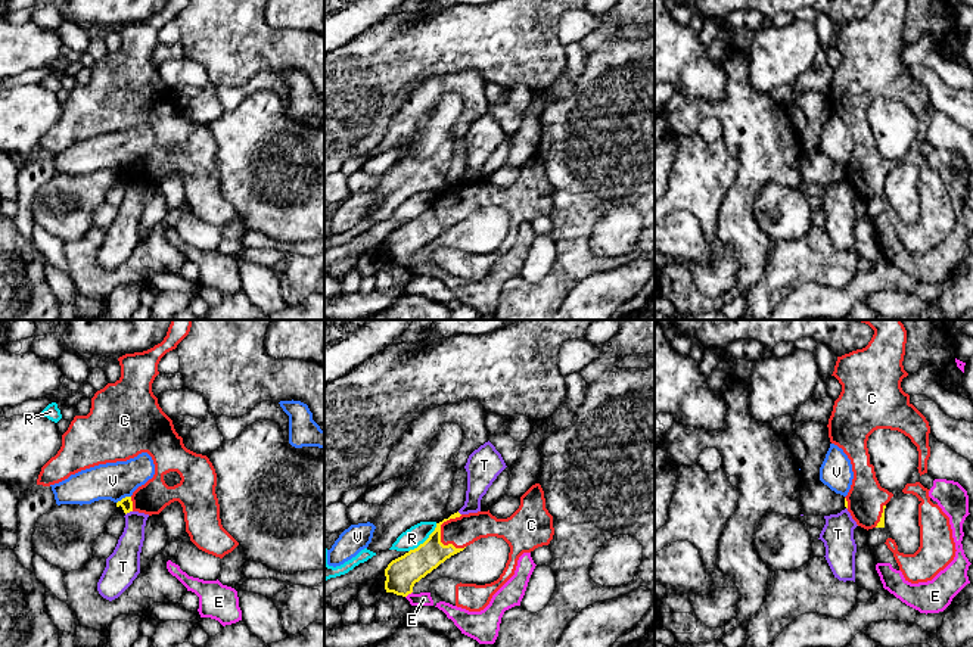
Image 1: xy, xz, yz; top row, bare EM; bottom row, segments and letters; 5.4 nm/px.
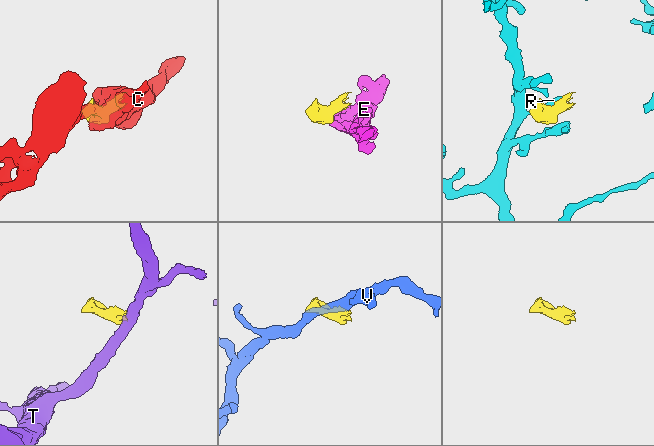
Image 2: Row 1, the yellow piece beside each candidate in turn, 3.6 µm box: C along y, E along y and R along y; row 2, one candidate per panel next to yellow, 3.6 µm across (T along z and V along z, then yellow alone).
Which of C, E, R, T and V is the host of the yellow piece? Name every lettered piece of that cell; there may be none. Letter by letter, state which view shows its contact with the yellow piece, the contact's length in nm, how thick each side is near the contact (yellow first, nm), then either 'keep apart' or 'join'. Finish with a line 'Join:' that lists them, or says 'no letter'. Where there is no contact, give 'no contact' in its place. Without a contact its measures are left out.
C: xz | 200 nm | 160/160 nm | join
E: xz | 50 nm | 180/80 nm | keep apart
R: xz | 220 nm | 180/110 nm | keep apart
T: xy | 50 nm | 70/160 nm | keep apart
V: xy | 90 nm | 70/200 nm | keep apart
Join: C

